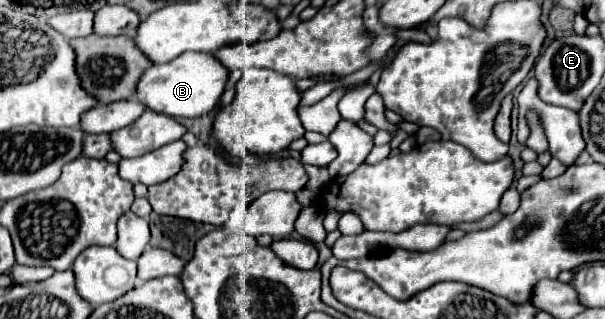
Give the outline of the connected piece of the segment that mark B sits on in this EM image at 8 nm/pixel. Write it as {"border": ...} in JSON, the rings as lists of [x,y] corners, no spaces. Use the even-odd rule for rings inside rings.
{"border":[[[181,53],[179,57],[151,65],[145,69],[141,79],[137,81],[137,97],[139,101],[157,113],[165,113],[171,117],[201,117],[207,115],[217,103],[225,89],[229,71],[217,63],[213,55],[205,53]]]}

